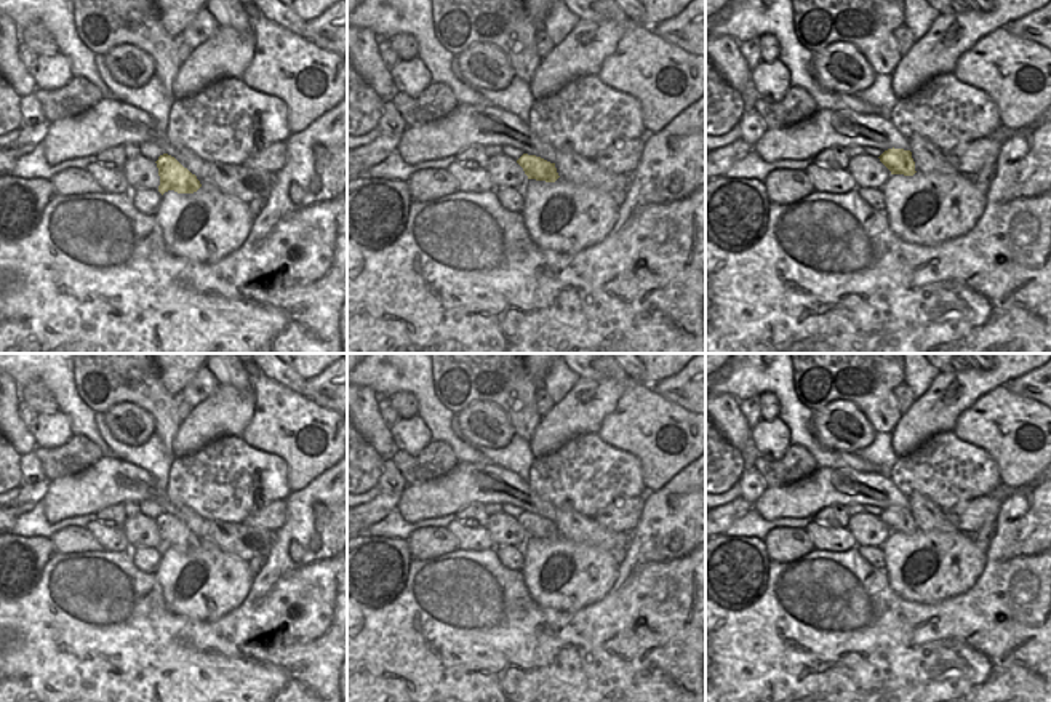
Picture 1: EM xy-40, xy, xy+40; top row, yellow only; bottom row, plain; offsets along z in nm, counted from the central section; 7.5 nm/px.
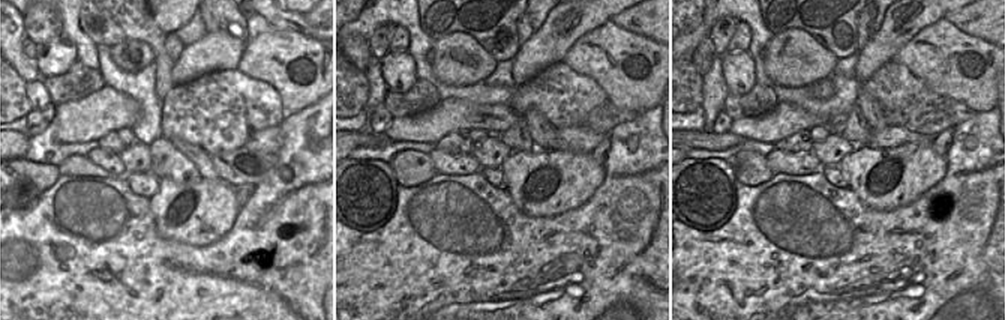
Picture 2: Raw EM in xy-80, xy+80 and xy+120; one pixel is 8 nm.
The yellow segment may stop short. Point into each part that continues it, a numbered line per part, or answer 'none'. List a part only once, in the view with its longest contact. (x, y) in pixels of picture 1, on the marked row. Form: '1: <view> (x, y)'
none

